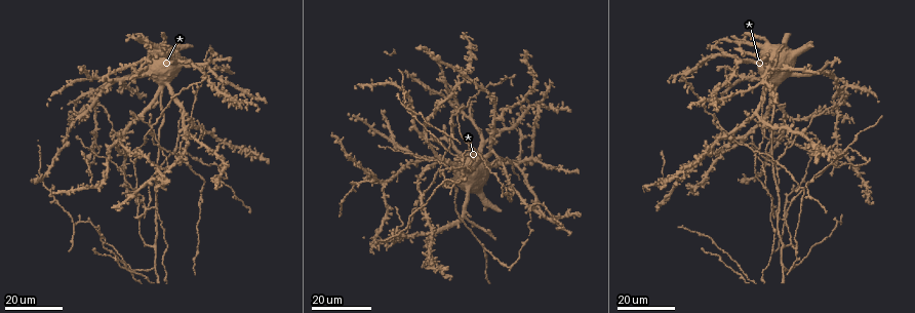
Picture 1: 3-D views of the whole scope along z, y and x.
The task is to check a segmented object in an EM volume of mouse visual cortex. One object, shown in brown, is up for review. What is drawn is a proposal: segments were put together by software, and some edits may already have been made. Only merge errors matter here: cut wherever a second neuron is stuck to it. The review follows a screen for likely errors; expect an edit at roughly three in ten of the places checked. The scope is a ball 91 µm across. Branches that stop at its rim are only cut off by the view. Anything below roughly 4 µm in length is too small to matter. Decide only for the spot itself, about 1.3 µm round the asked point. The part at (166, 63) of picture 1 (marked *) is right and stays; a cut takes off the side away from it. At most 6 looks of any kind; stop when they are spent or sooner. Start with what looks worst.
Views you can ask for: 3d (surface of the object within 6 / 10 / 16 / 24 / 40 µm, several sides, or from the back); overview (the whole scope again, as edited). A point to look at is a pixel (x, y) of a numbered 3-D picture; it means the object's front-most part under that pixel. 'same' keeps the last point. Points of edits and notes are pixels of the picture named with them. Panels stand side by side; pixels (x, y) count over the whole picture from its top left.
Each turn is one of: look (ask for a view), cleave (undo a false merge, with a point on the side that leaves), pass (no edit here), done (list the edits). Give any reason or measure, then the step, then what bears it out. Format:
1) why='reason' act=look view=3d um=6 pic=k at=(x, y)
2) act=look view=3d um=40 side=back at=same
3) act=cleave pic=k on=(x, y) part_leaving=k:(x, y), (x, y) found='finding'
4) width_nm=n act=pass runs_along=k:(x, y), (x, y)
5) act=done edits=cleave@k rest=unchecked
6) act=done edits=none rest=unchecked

why='branch point' act=look view=3d um=16 pic=1 at=(720, 128)

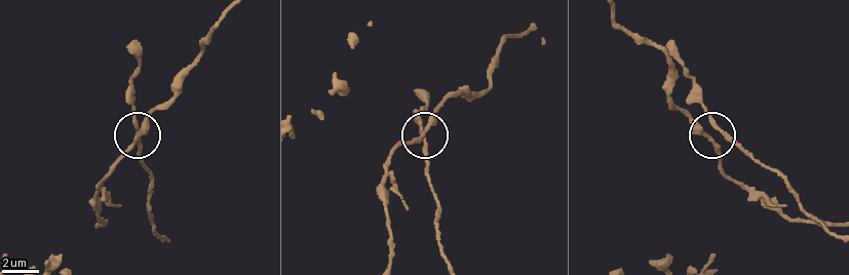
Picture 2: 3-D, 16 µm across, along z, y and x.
act=look view=3d um=10 pic=2 at=(127, 149)

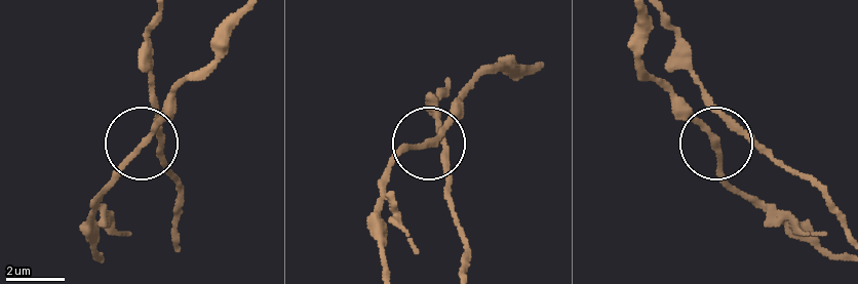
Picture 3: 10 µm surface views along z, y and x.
width_nm=150 act=pass runs_along=3:(840, 209), (736, 133), (707, 136), (651, 80) found='all the same neuron'

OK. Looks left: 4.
why='side arm on a straight run' act=look view=3d um=24 pic=1 at=(847, 146)

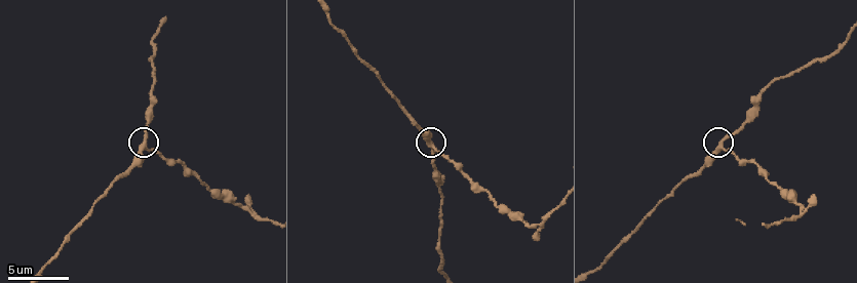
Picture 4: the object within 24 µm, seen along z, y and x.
why='closer look' act=look view=3d um=10 pic=4 at=(721, 148)

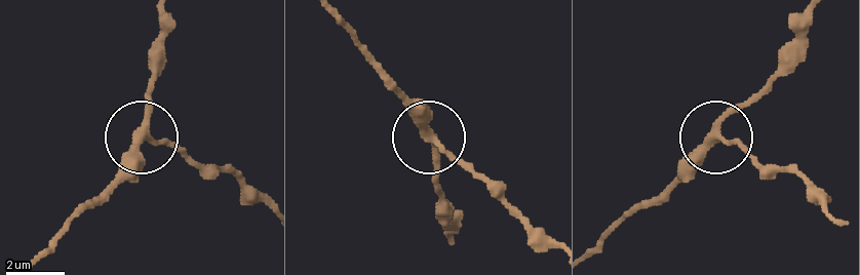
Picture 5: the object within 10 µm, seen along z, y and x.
width_nm=250 act=pass runs_along=5:(33, 262), (106, 188), (141, 136), (150, 73) found='all the same neuron'

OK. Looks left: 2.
why='arms part here' act=look view=3d um=24 pic=1 at=(155, 267)

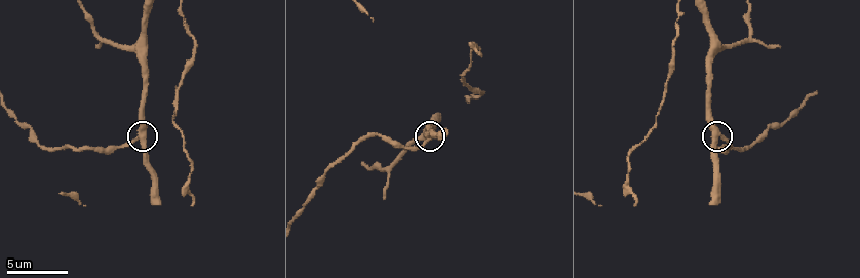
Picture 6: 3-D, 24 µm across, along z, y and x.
act=look view=3d um=6 pic=6 at=(427, 137)

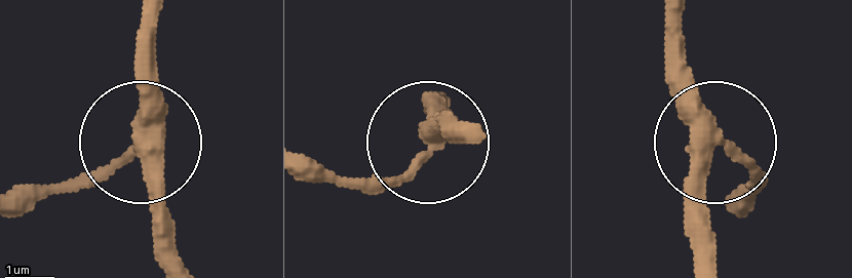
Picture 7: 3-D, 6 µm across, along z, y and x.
arms=3 act=pass runs_along=7:(158, 23), (146, 157), (158, 264) found='continuous, no second neuron'

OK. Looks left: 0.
act=done edits=none rest=unchecked

